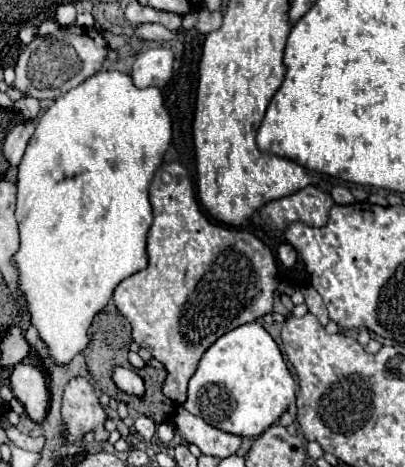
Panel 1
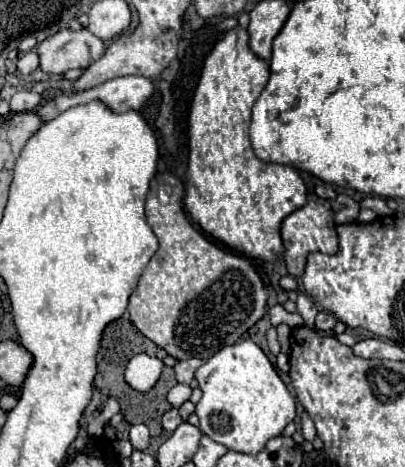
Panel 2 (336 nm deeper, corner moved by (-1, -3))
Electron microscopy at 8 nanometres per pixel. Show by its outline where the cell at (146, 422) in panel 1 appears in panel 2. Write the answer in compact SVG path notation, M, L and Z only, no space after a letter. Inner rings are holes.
M134 424L130 430L130 442L136 450L146 450L150 446L150 434L146 424Z

